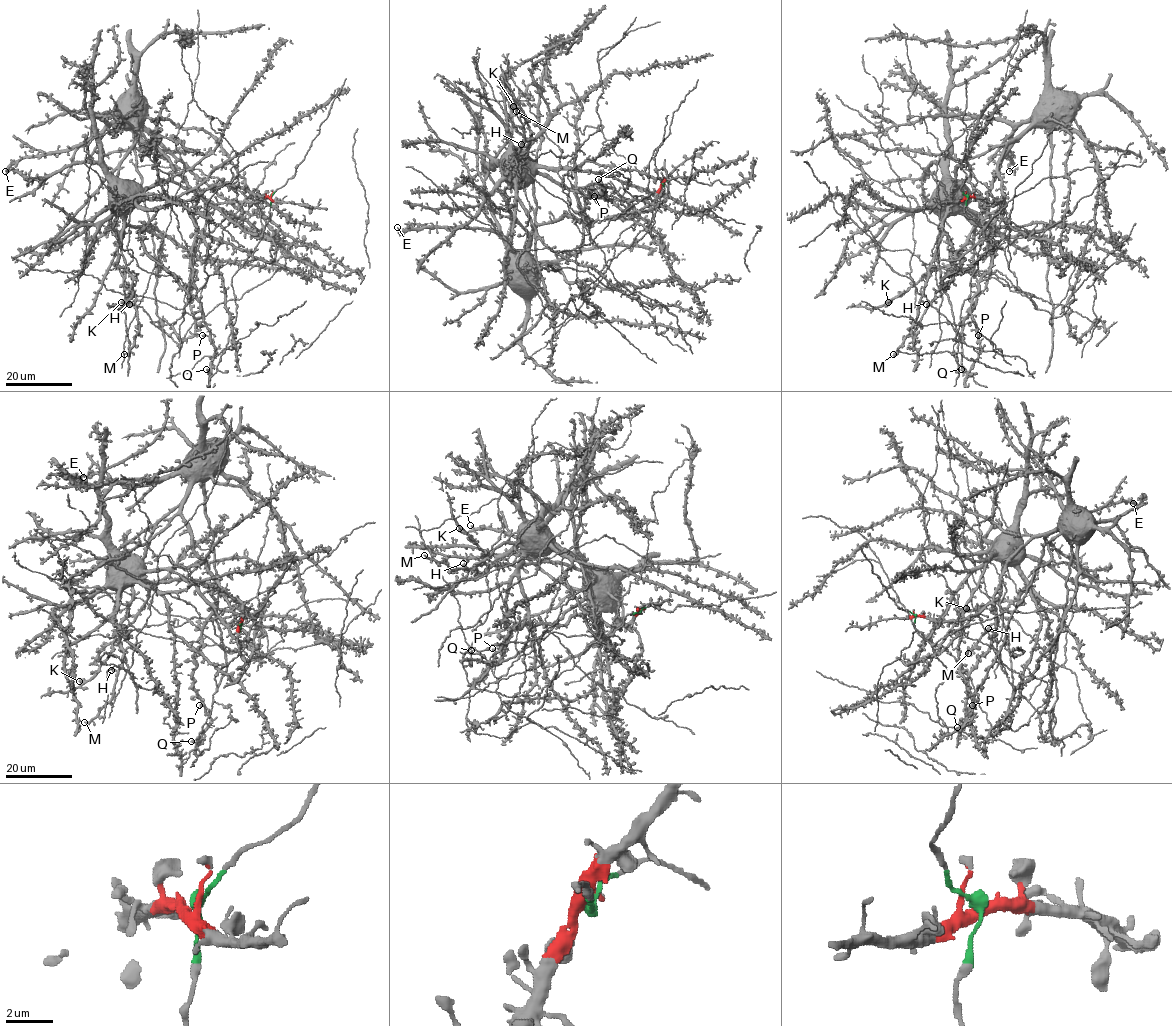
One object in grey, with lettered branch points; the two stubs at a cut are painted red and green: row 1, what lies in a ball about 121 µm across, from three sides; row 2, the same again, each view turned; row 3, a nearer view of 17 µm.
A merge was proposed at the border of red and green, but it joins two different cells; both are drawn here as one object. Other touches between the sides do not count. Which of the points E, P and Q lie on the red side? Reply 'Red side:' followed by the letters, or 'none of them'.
Red side: E, P, Q

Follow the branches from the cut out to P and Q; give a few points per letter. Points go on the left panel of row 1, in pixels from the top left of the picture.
P: (270, 197), (255, 202), (211, 203), (198, 199), (191, 266), (202, 321), (209, 331), (201, 336)
Q: (270, 197), (197, 201), (191, 266), (214, 347), (211, 369), (206, 369)

